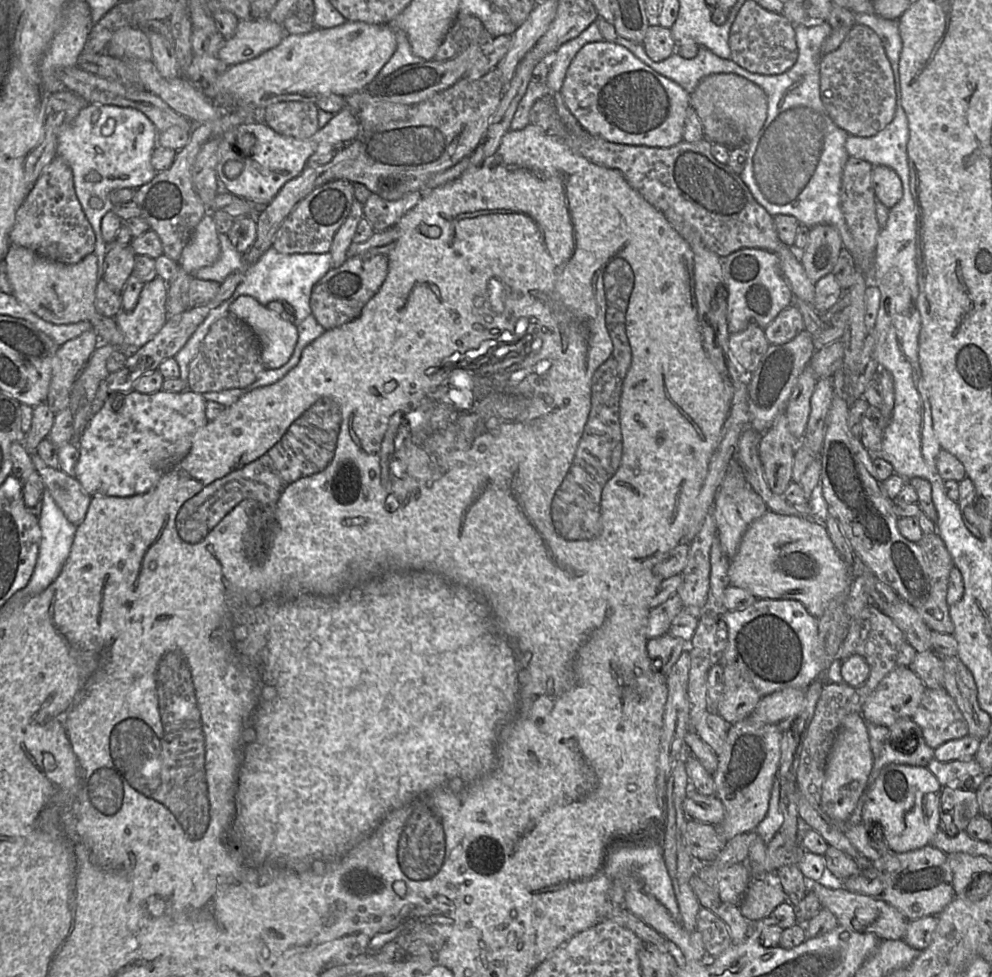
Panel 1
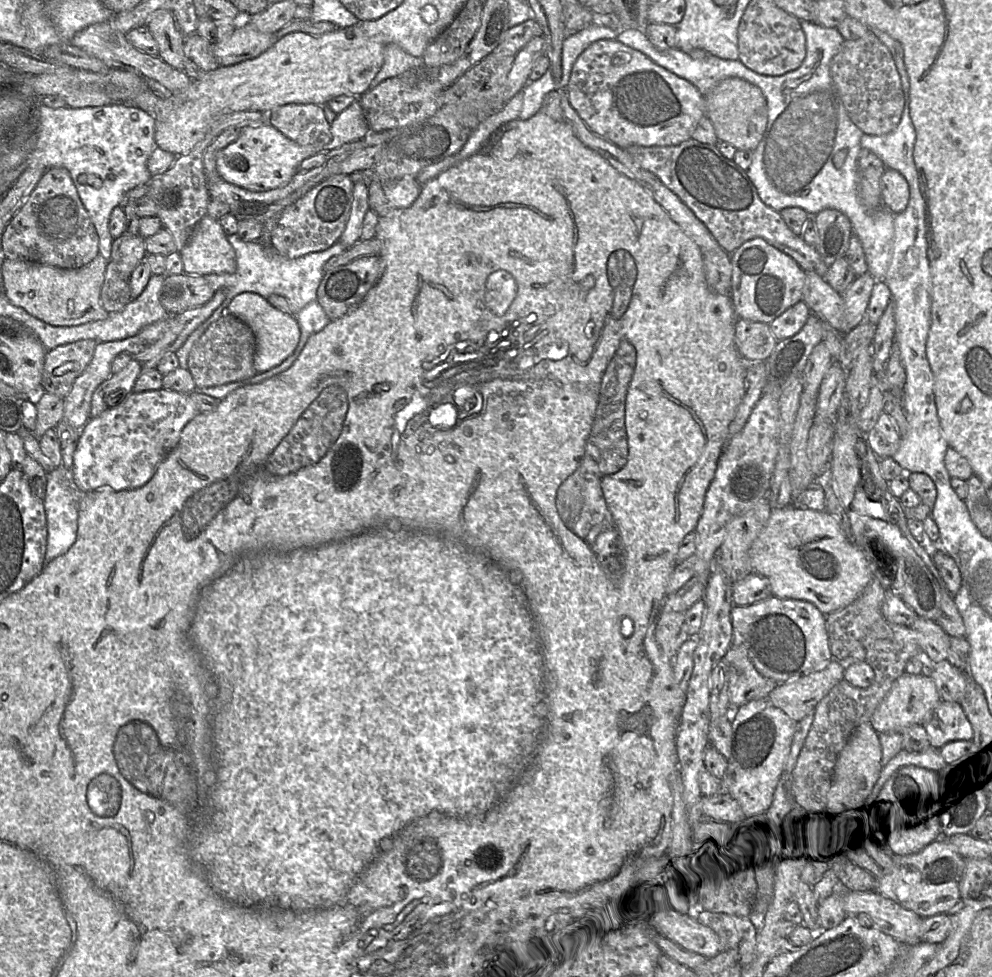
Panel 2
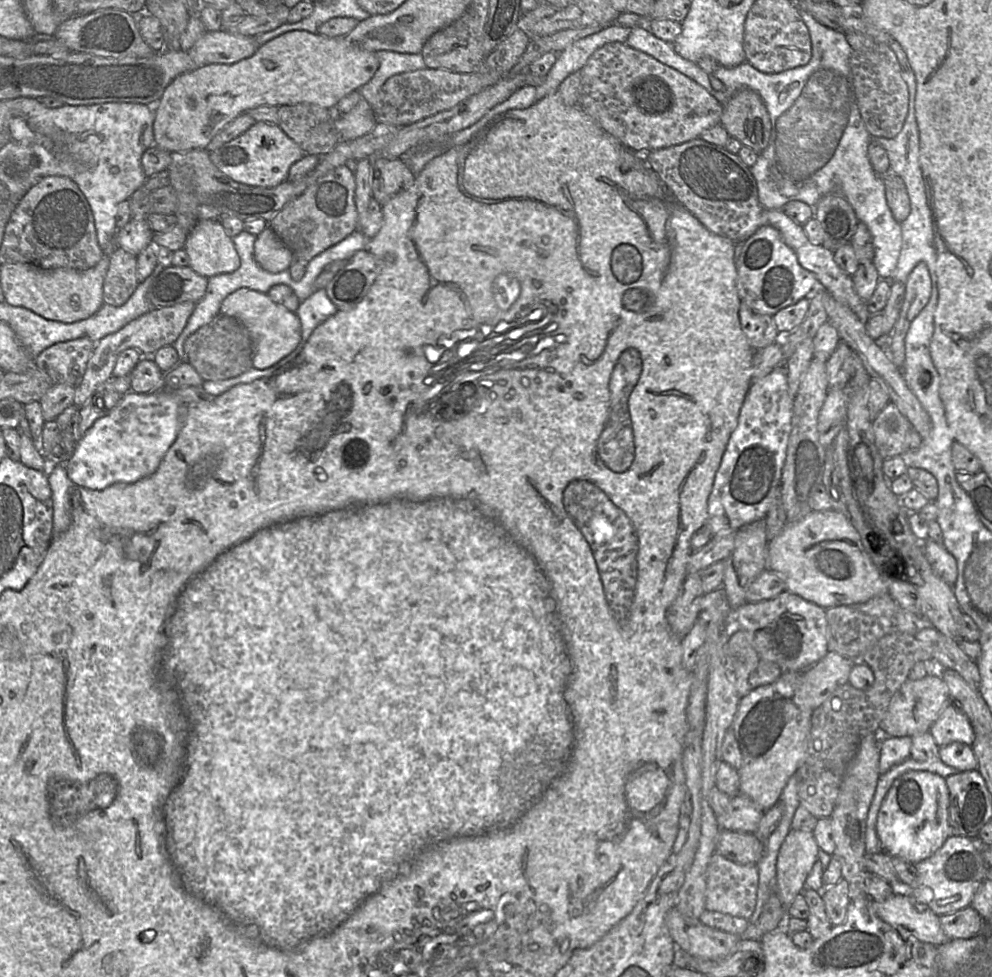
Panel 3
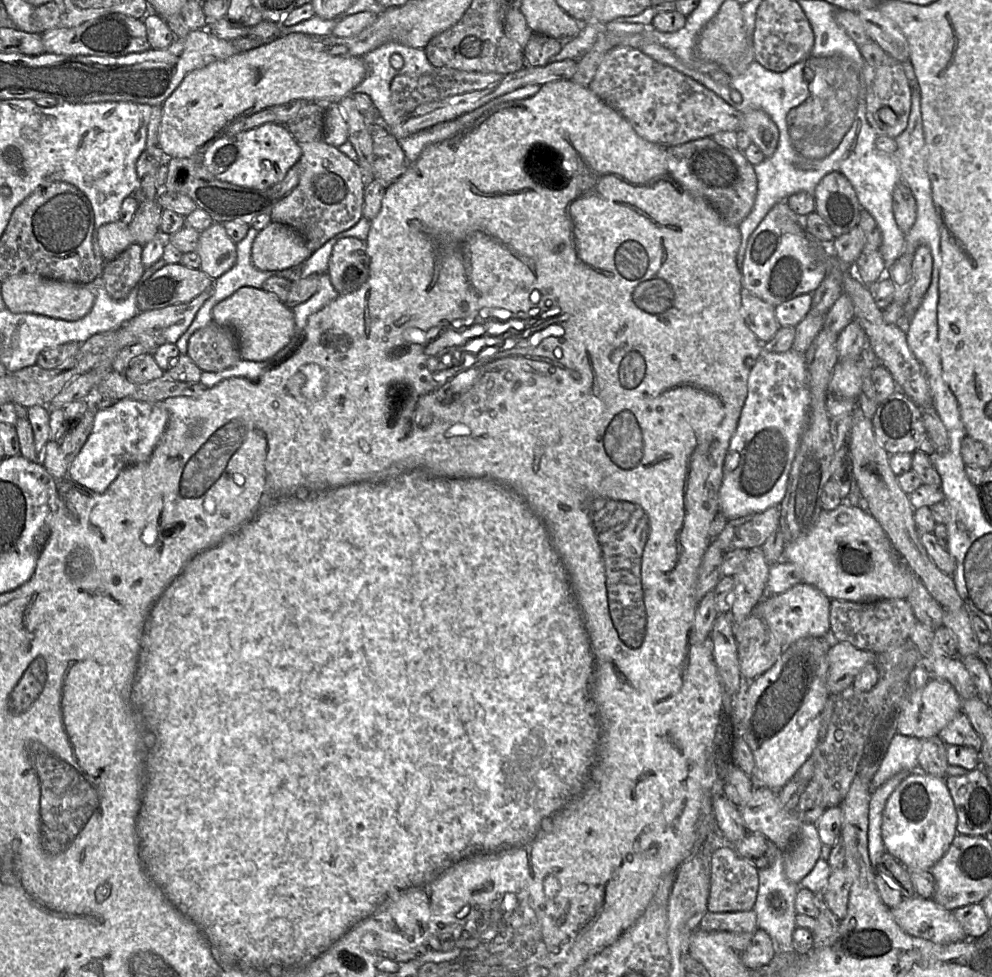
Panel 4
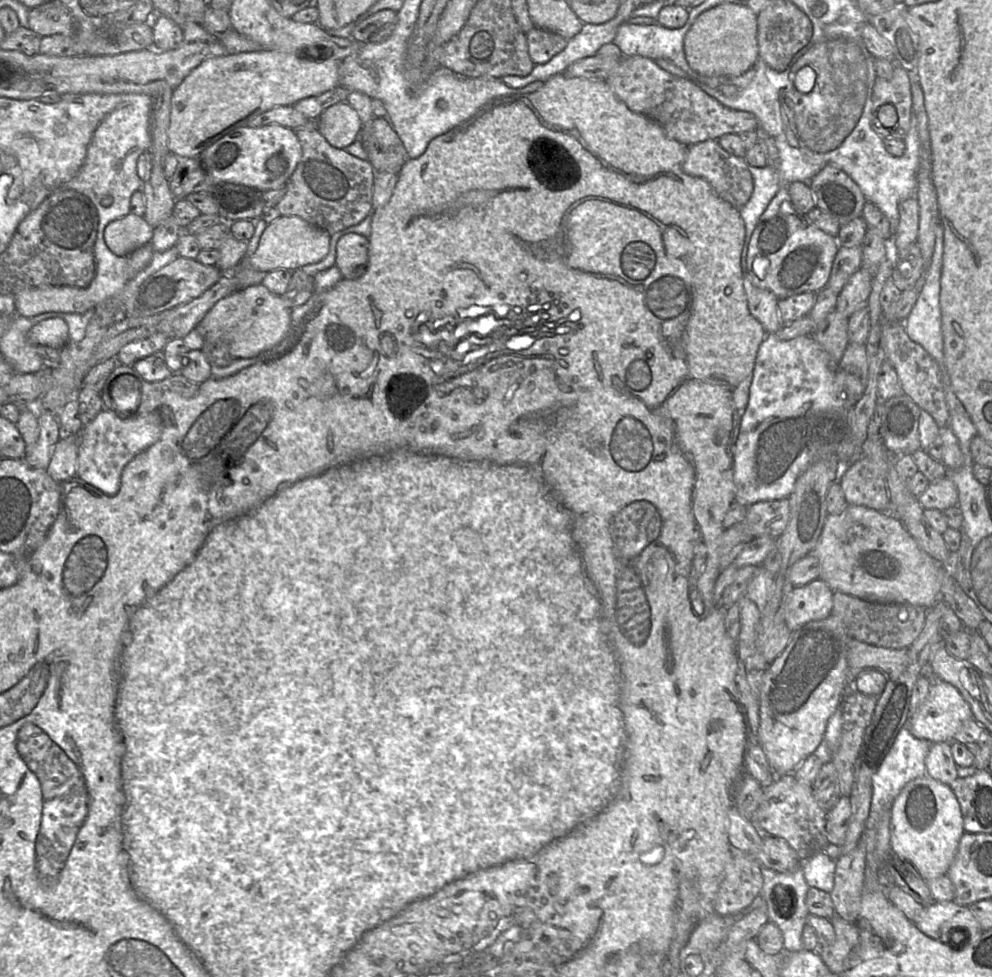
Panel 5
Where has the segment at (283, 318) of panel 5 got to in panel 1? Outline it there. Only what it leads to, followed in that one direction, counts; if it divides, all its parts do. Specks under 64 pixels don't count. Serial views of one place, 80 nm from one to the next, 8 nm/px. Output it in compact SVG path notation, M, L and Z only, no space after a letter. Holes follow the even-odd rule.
M247 295L238 297L229 313L247 323L258 337L265 369L279 368L289 360L298 340L294 322L281 318Z

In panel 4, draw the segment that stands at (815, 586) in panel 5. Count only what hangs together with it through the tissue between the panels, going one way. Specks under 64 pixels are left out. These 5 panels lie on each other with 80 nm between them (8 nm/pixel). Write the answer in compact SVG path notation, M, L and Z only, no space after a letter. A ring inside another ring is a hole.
M800 583L783 593L765 596L756 605L753 615L768 626L784 647L788 647L801 638L824 637L829 634L830 602L831 599L816 587Z

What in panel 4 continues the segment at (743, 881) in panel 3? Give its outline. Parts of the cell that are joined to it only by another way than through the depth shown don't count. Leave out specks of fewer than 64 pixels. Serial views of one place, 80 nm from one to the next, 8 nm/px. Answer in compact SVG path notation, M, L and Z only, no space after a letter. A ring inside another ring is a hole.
M731 845L716 849L710 861L710 883L707 910L713 913L753 910L759 886L758 868L740 857Z

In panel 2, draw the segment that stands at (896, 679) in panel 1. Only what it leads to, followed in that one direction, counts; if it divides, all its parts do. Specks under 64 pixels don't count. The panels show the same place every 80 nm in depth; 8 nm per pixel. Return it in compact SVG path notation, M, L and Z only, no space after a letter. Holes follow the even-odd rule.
M905 672L894 682L869 723L877 734L901 733L912 725L924 725L940 701L935 683L929 675L912 675Z

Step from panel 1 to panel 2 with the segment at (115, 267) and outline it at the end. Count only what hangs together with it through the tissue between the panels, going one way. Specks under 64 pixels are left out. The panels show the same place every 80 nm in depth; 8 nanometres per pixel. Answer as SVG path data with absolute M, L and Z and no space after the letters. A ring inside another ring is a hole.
M123 233L113 240L109 261L115 263L122 278L129 279L145 255L145 238L139 234Z

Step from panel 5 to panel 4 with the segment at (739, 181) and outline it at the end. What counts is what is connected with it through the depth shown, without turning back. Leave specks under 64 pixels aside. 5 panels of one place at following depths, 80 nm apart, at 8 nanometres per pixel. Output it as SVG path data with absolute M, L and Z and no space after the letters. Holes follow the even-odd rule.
M702 138L667 147L667 167L671 177L688 193L705 199L730 225L738 226L753 209L757 178L743 152L726 149L712 138Z

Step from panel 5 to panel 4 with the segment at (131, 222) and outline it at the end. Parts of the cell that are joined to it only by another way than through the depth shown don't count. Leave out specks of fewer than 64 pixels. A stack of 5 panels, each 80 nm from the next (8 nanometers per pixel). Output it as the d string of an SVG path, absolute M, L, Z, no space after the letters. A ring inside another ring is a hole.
M118 220L106 223L98 229L98 244L102 258L110 261L134 244L134 239L128 224Z

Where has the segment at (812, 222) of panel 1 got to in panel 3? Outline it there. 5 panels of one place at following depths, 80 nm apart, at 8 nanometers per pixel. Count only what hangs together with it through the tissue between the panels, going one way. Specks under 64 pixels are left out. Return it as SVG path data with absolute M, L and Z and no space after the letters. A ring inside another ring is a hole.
M807 12L801 14L811 37L812 57L804 66L775 74L763 73L746 61L735 67L718 65L711 74L708 74L699 65L681 57L671 43L657 38L647 27L631 28L625 44L679 71L705 88L712 96L714 96L713 91L722 90L722 85L728 89L728 99L745 88L758 93L765 104L772 125L767 147L758 154L757 161L750 167L756 181L760 204L769 210L782 210L788 202L797 200L814 208L827 194L843 195L852 206L858 221L863 222L871 233L874 247L872 263L879 277L890 280L902 247L902 231L887 204L884 177L874 171L868 158L868 146L873 137L865 128L849 80L851 73L849 61L855 50L848 43L844 32L822 25Z

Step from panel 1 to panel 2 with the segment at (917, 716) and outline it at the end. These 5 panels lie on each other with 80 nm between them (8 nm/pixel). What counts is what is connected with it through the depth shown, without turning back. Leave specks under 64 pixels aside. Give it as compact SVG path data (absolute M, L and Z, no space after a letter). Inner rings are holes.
M941 700L923 726L934 749L952 741L972 741L971 724L959 703Z

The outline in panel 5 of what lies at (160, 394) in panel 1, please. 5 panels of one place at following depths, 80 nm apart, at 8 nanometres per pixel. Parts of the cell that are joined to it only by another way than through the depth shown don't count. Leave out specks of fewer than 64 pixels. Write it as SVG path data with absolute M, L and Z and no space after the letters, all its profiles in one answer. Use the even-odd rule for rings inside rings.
M101 410L77 434L79 444L75 476L103 494L115 494L119 489L123 468L136 455L157 442L162 429L163 420L158 410L126 414Z

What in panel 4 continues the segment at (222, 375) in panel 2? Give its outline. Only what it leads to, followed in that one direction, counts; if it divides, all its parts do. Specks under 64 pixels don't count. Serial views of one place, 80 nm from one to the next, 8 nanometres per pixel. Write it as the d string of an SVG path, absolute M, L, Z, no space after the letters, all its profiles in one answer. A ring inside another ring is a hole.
M213 321L191 335L187 355L203 372L220 372L242 359L235 330Z

